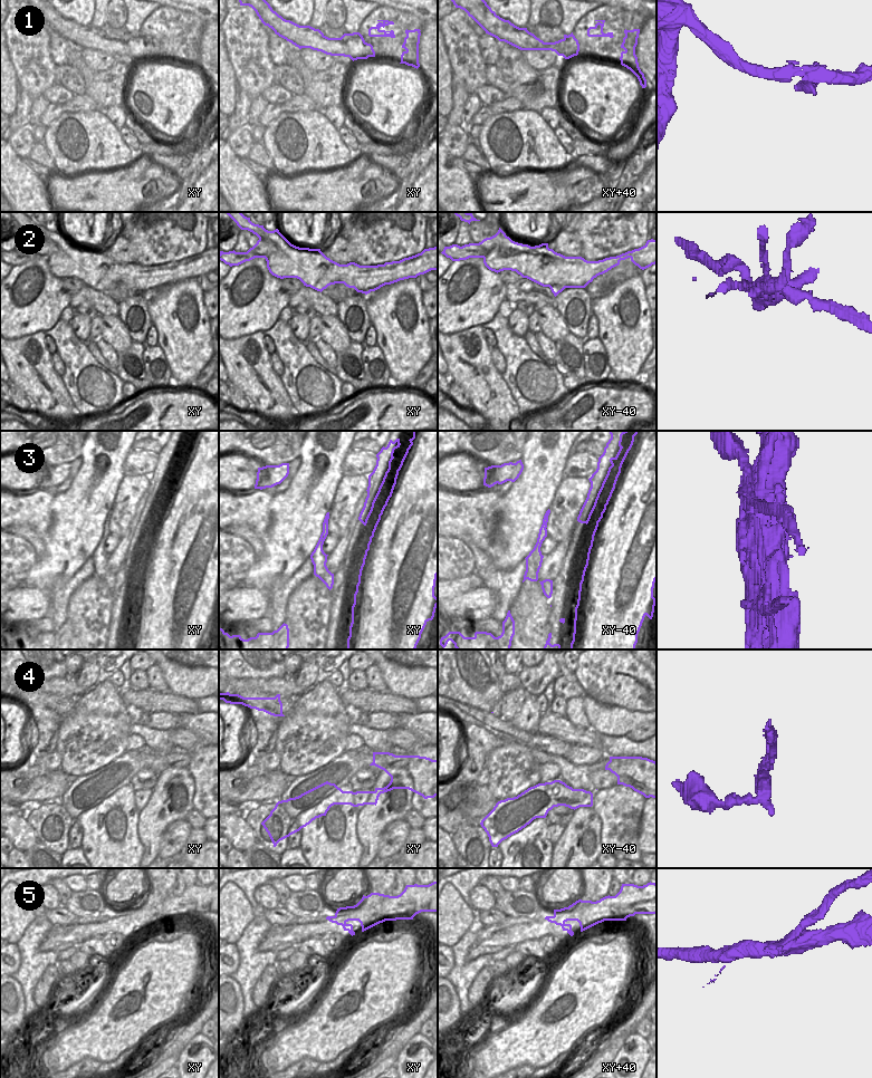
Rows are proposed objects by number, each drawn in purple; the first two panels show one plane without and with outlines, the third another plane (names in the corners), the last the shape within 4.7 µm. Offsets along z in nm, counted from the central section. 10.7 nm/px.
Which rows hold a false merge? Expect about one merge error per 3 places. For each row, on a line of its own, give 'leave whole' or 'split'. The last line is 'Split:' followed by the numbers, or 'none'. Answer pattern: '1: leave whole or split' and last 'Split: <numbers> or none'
1: leave whole
2: split
3: split
4: split
5: split
Split: 2, 3, 4, 5

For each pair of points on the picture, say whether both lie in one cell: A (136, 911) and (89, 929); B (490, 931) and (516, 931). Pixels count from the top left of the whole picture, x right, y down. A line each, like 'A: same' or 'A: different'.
A: same
B: same

